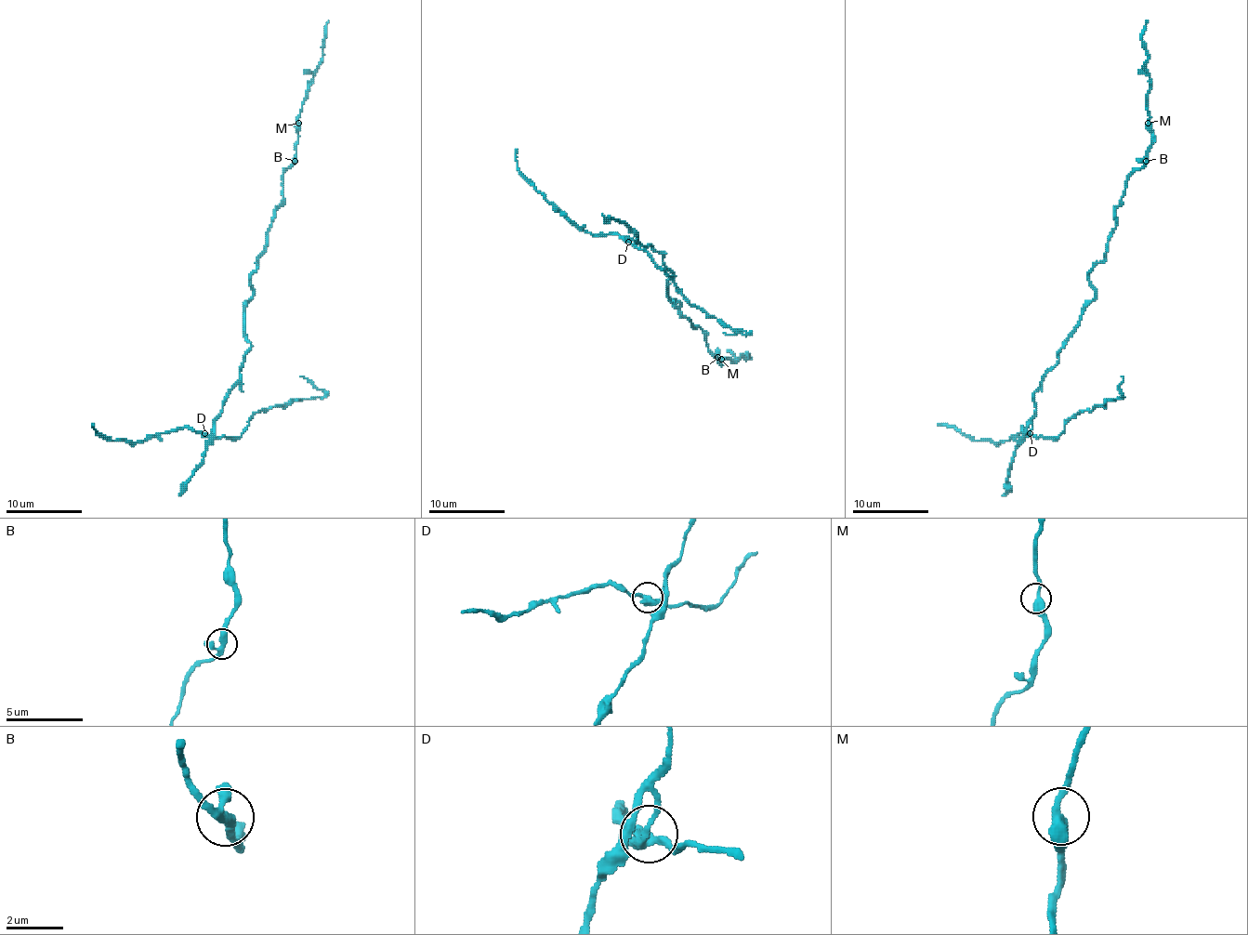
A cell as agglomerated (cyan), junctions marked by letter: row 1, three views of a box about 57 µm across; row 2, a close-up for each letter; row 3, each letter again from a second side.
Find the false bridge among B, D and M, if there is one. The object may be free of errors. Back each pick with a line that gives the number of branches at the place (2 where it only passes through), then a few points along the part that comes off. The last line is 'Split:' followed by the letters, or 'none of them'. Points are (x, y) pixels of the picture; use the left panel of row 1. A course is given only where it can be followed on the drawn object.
D: branches 3; course (205, 433), (240, 437), (247, 429), (249, 420), (260, 410), (324, 395), (300, 376)
Split: D

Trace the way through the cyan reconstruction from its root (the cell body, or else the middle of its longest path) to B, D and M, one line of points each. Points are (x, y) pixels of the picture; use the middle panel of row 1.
B: (668, 293), (668, 298), (676, 306), (674, 300), (679, 304), (679, 314), (706, 333), (706, 346), (717, 357)
D: (668, 293), (668, 282), (674, 274), (666, 269), (663, 255), (651, 245), (644, 247), (628, 242)
M: (668, 293), (668, 298), (679, 304), (679, 314), (706, 333), (708, 349), (721, 359)

